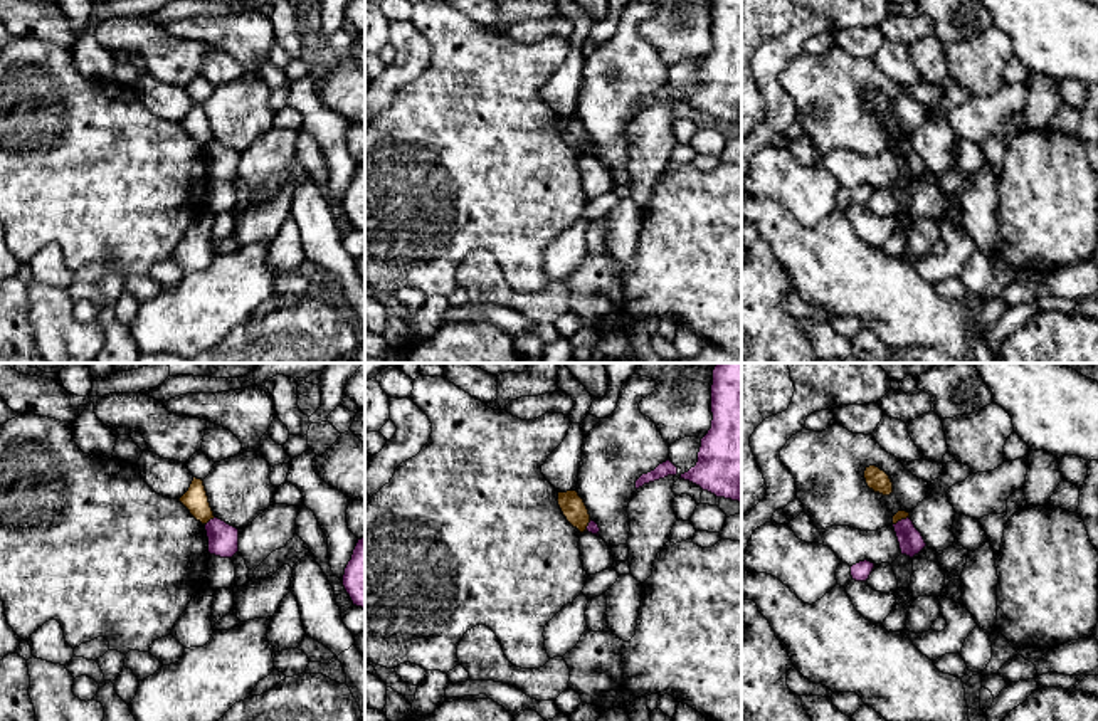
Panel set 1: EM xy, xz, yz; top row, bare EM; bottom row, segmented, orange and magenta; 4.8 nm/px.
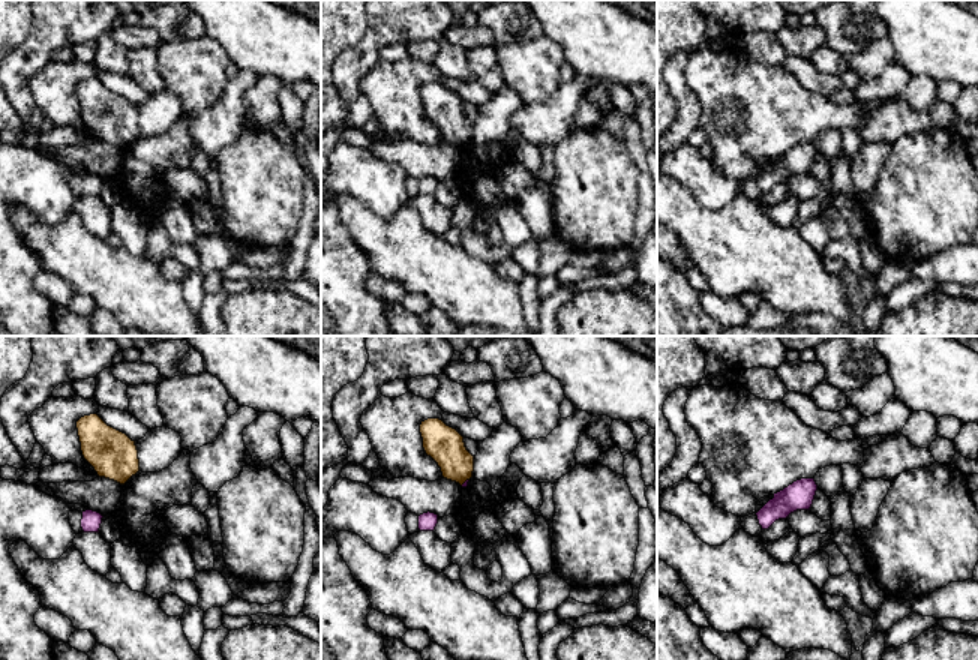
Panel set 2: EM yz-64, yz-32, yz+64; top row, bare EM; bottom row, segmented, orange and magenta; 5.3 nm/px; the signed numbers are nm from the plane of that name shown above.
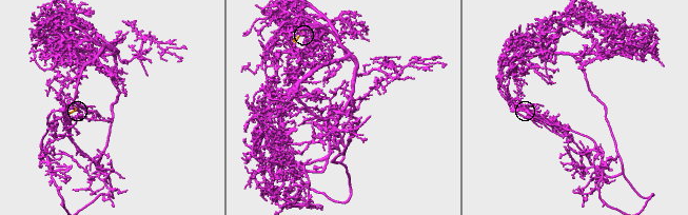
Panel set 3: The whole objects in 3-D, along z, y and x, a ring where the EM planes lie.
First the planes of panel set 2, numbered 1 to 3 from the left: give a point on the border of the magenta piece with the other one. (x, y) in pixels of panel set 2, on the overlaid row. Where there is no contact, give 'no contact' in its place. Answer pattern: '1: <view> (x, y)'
1: no contact
2: yz-32 (464, 482)
3: no contact

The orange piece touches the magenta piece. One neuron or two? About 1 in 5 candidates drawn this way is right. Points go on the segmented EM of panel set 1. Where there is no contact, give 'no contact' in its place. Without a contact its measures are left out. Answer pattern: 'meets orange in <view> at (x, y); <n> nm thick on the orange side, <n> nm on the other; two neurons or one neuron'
meets orange in xy at (209, 520); 120 nm thick on the orange side, 140 nm on the other; two neurons

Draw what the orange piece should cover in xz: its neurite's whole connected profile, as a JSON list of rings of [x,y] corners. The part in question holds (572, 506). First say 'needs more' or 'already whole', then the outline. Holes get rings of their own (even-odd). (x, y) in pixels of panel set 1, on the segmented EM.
already whole; [[[577,491],[558,492],[557,501],[567,521],[580,533],[587,531],[590,514],[578,492]]]

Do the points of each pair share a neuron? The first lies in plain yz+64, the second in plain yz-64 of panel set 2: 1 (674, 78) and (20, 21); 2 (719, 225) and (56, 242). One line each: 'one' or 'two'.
1: two
2: one

